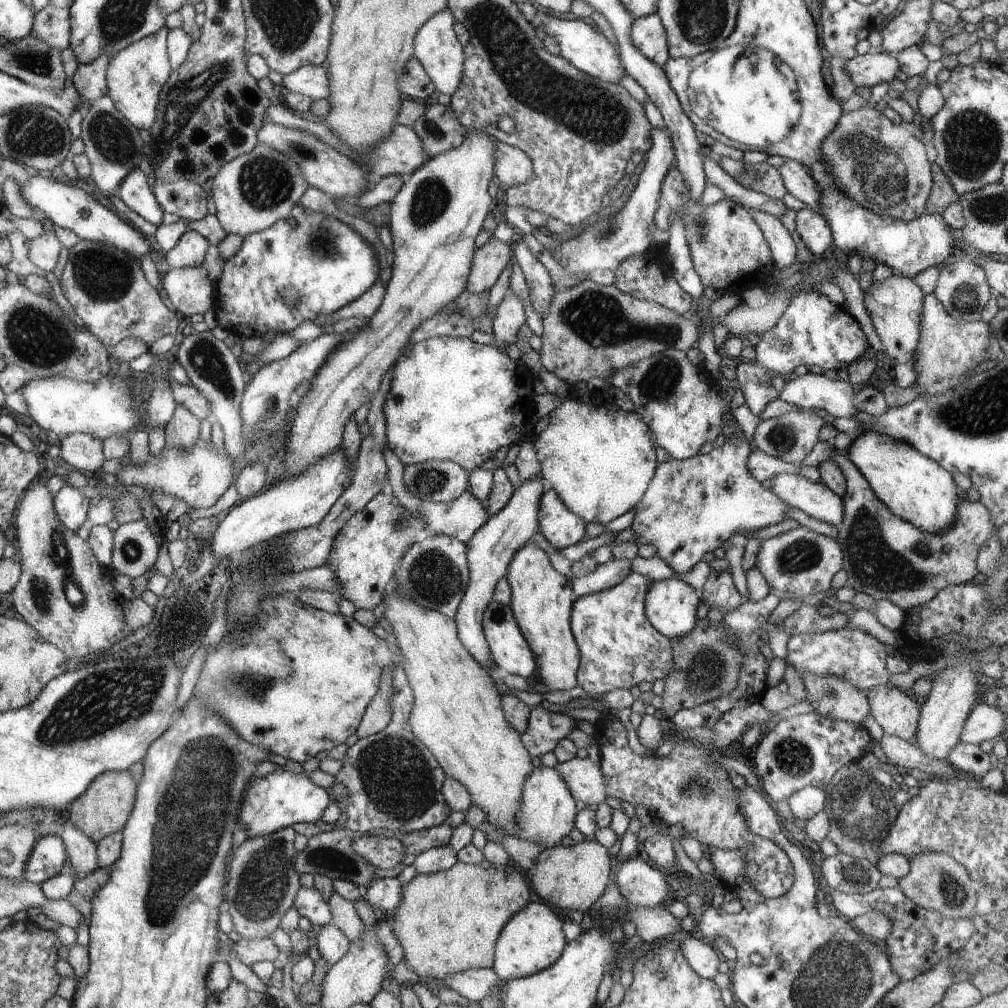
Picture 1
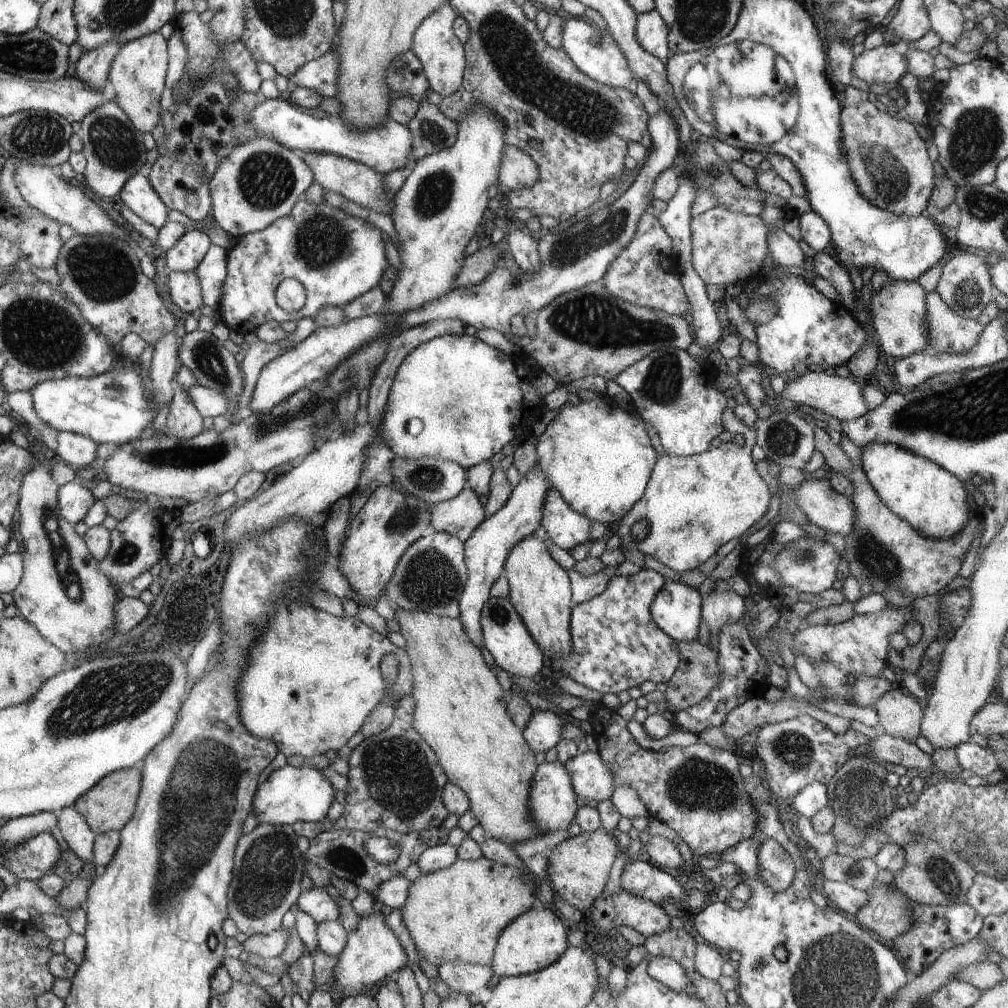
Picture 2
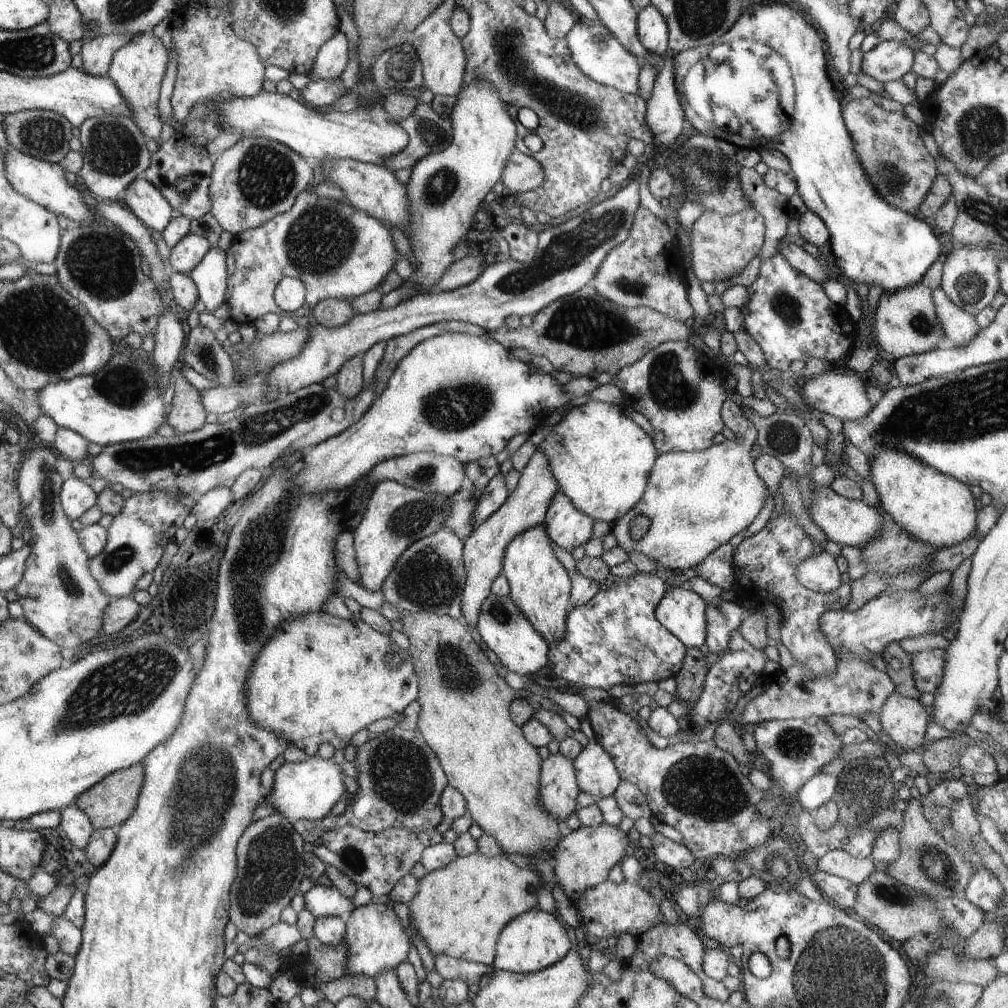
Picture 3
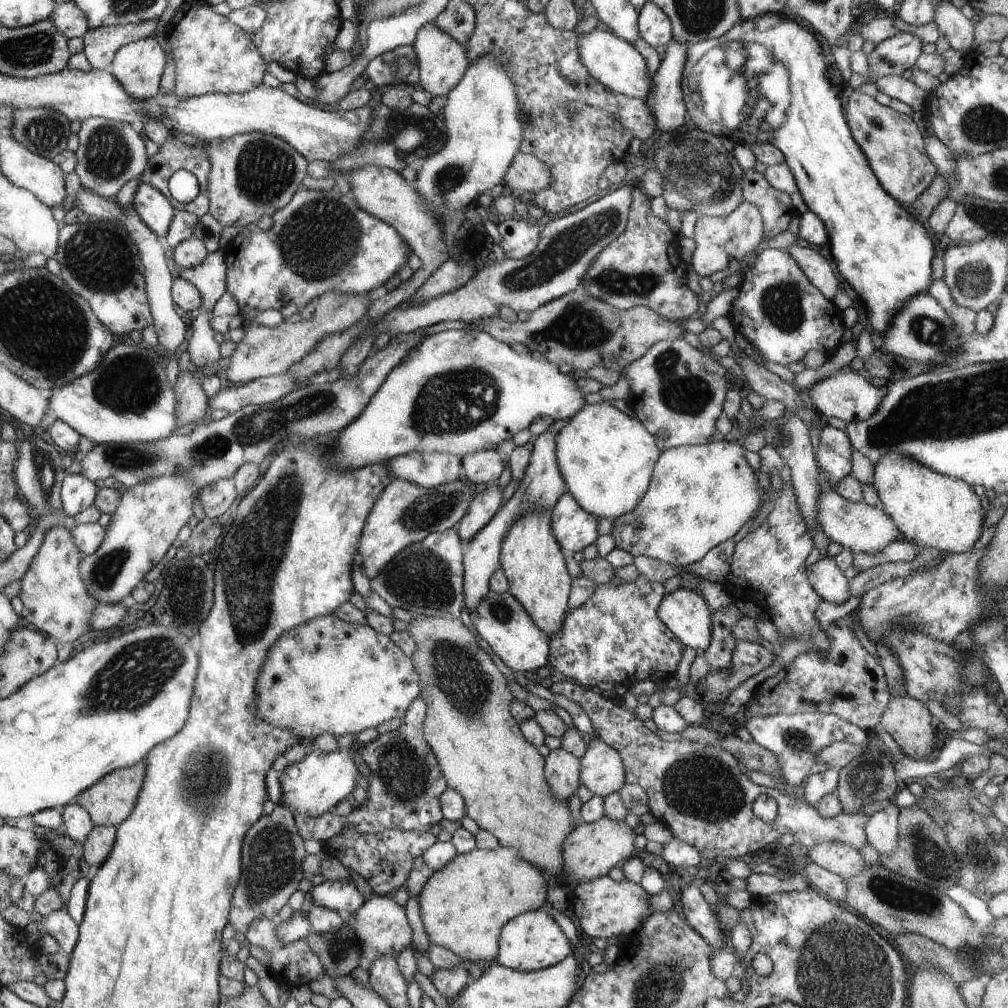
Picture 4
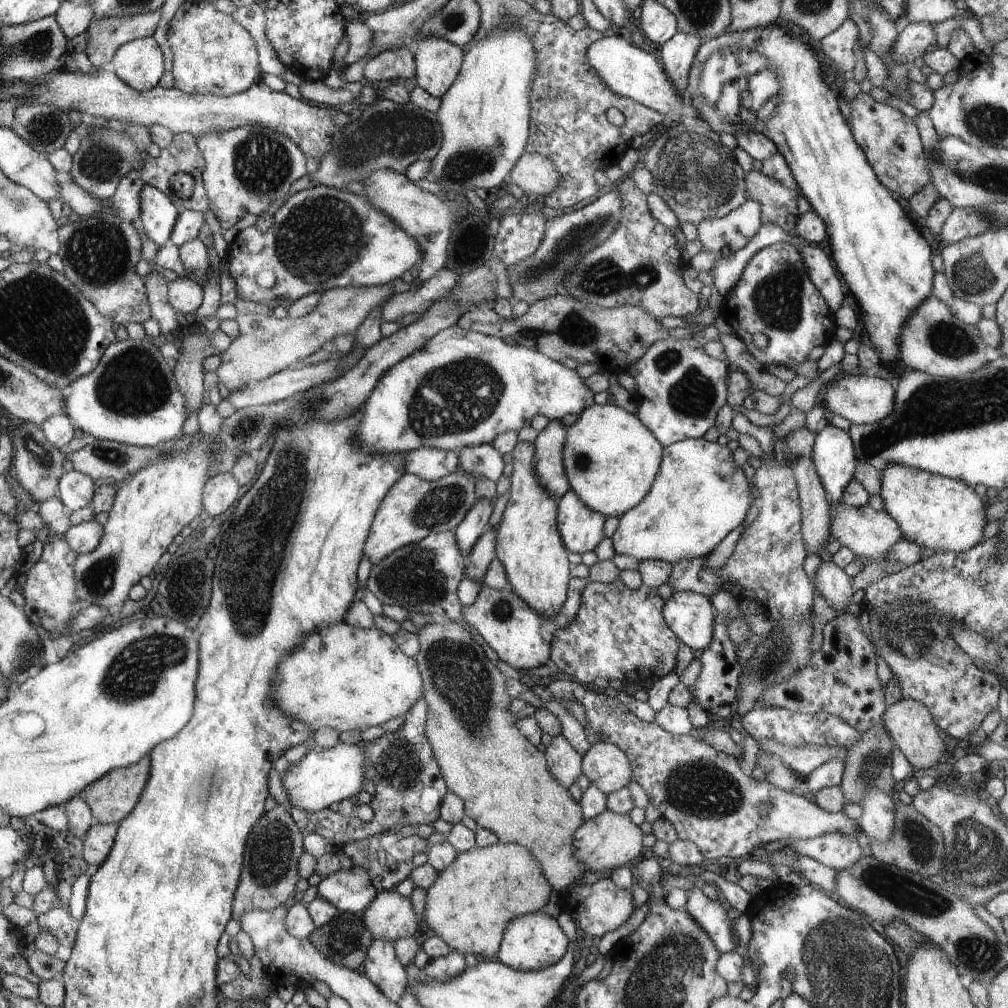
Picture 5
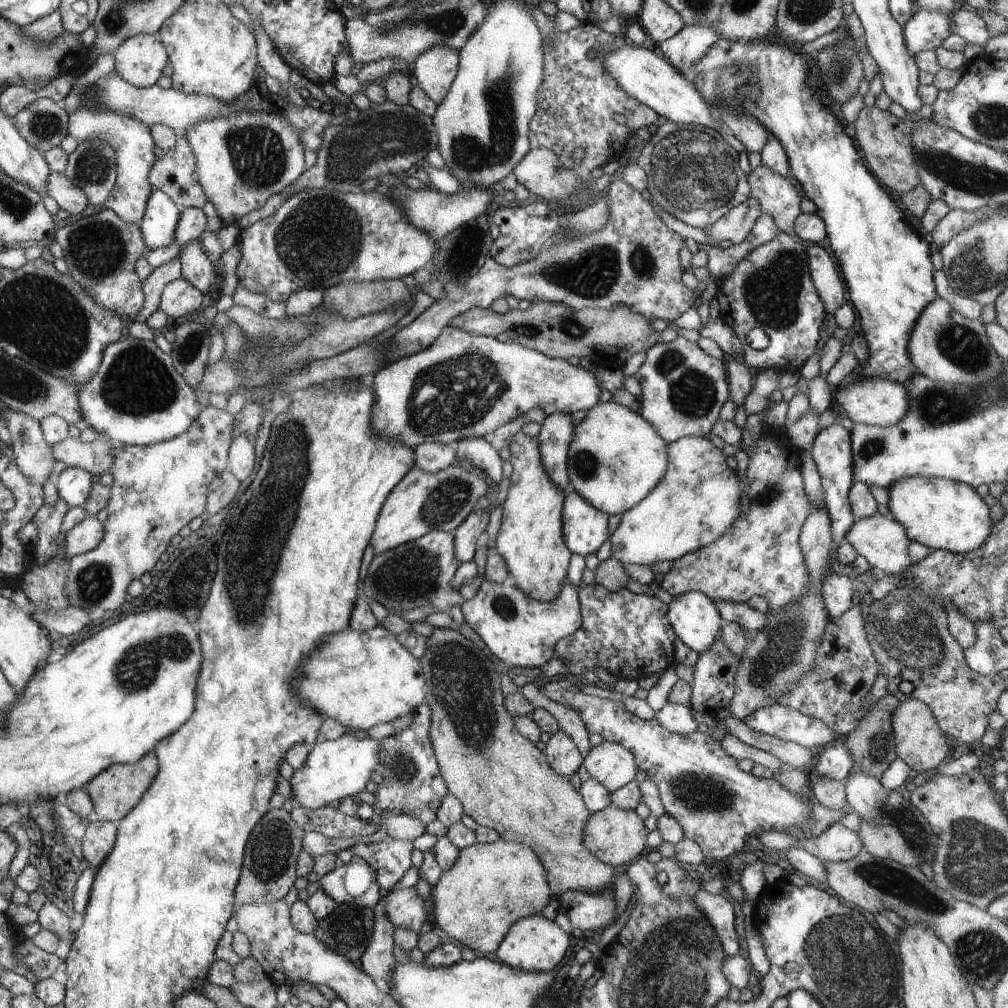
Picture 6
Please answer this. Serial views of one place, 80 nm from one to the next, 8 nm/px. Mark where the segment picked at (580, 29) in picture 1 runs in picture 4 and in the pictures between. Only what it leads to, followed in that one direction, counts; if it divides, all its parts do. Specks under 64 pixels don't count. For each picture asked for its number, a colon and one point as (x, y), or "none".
2: (592, 48)
3: (596, 51)
4: (617, 64)

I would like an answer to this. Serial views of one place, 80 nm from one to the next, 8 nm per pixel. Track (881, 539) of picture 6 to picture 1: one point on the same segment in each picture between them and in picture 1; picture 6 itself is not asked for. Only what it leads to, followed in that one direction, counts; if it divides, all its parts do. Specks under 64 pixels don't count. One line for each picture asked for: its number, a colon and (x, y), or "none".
1: (815, 499)
2: (828, 510)
3: (846, 522)
4: (859, 527)
5: (867, 532)

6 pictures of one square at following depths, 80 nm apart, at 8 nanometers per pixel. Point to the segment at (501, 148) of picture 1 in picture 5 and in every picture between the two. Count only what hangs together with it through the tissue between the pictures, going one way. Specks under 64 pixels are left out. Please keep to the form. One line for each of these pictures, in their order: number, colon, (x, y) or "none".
2: (518, 171)
3: (523, 173)
4: (527, 174)
5: (537, 175)

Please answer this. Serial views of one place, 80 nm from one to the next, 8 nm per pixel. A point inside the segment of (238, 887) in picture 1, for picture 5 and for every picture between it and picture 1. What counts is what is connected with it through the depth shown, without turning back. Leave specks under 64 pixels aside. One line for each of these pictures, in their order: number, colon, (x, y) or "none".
2: (268, 869)
3: (271, 864)
4: (273, 853)
5: (271, 861)

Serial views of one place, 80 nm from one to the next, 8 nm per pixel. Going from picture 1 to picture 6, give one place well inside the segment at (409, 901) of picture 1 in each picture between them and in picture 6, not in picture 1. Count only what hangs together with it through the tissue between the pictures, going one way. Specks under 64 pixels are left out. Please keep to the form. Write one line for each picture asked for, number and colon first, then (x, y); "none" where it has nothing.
2: (457, 914)
3: (460, 910)
4: (464, 905)
5: (469, 904)
6: (475, 902)

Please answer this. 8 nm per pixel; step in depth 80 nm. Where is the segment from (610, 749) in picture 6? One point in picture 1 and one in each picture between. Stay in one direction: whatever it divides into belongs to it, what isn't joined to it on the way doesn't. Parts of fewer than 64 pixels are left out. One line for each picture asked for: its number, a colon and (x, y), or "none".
1: (586, 783)
2: (592, 780)
3: (597, 775)
4: (602, 771)
5: (606, 766)

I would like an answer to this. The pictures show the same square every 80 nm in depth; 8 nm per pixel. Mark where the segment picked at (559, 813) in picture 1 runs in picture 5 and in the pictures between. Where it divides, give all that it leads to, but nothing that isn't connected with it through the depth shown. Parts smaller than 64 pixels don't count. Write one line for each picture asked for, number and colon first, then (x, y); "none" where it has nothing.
2: (553, 805)
3: (560, 790)
4: (562, 769)
5: (565, 763)

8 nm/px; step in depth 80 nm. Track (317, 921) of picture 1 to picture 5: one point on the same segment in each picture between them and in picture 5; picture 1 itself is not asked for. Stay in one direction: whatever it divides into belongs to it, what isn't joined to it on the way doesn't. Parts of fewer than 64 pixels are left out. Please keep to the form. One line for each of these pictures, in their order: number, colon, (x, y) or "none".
2: (316, 902)
3: (320, 900)
4: (343, 897)
5: (351, 891)

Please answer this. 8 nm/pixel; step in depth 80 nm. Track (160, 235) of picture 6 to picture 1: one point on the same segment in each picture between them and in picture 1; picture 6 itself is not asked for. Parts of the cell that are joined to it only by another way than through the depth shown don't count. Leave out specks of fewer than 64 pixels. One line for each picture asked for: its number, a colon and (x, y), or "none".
1: (134, 191)
2: (138, 194)
3: (145, 201)
4: (156, 210)
5: (159, 213)

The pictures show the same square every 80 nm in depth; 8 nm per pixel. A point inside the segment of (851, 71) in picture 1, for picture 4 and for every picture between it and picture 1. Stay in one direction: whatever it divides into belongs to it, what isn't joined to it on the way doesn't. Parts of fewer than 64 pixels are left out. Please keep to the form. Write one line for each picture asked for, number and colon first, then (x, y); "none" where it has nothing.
2: (886, 64)
3: (890, 60)
4: (891, 57)

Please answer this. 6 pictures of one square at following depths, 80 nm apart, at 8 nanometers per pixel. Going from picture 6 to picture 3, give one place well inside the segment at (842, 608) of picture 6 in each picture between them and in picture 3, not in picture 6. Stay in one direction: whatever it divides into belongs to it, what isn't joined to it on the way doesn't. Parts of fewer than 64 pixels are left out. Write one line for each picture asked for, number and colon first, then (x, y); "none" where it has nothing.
3: (819, 572)
4: (826, 578)
5: (831, 581)

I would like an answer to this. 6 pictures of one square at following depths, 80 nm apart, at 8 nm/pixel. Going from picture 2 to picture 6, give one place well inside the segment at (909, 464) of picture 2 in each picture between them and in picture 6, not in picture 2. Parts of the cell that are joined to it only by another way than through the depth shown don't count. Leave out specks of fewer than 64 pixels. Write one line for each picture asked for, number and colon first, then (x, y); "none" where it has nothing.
3: (934, 508)
4: (930, 509)
5: (939, 513)
6: (939, 513)

